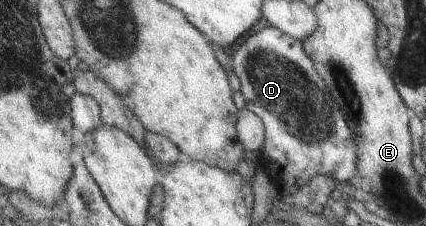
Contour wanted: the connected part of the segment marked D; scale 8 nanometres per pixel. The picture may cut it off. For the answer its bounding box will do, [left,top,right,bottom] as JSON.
[230,25,357,186]

